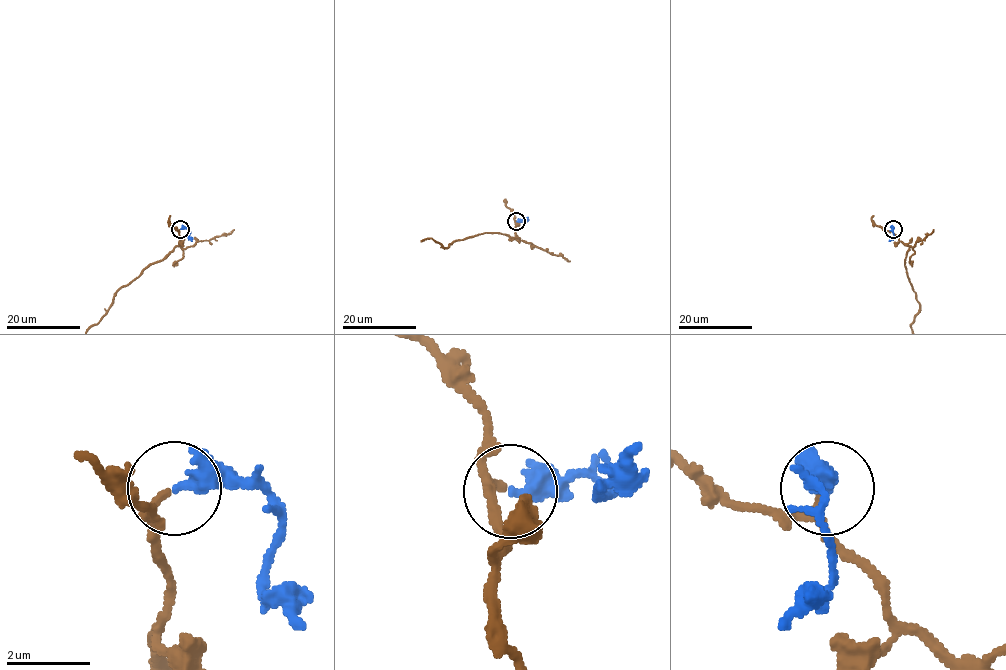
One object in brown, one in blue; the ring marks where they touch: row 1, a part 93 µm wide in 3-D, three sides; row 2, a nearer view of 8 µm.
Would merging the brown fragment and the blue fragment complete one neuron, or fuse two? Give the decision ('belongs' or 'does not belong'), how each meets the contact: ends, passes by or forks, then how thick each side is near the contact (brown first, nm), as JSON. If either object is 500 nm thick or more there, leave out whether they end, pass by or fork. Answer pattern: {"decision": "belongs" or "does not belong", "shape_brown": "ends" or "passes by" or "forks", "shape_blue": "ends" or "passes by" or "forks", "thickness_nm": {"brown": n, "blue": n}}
{"decision": "belongs", "shape_brown": "passes by", "shape_blue": "passes by", "thickness_nm": {"brown": 150, "blue": 280}}

